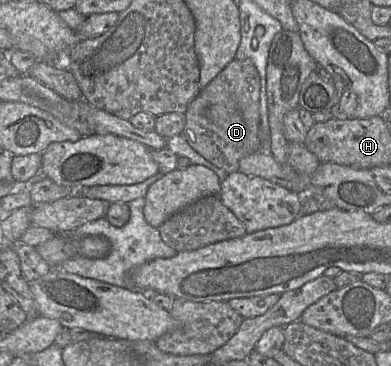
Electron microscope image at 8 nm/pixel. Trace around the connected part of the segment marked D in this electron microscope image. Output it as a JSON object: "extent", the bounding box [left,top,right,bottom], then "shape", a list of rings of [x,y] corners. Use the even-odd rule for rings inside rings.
{"extent":[182,59,261,173],"shape":[[[249,59],[232,60],[189,104],[182,135],[195,151],[215,166],[227,173],[238,172],[240,160],[261,149],[260,90],[261,80],[255,65]],[[212,105],[217,105],[219,111],[216,122],[206,116],[207,108]]]}

